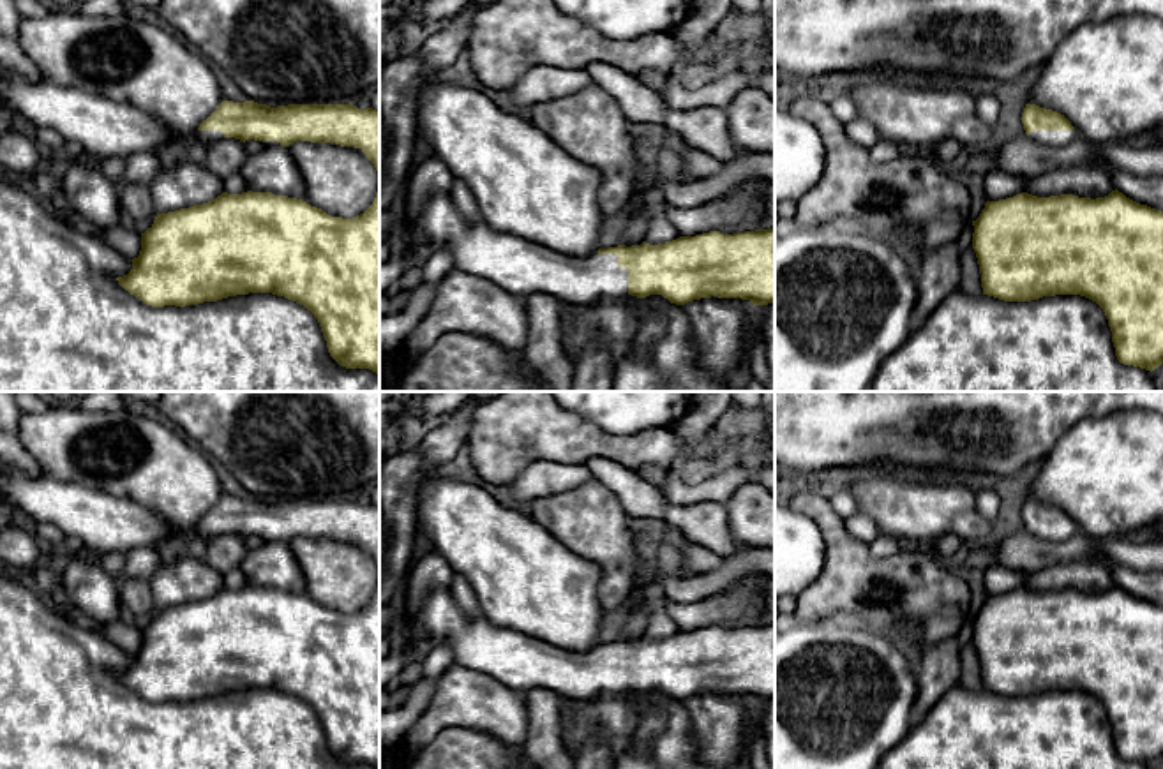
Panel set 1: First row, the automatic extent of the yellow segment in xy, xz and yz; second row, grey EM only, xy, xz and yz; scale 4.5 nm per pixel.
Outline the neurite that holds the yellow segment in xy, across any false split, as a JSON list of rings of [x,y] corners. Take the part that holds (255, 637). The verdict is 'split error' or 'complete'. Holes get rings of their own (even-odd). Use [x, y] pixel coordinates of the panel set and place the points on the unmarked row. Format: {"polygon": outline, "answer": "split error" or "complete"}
{"polygon": [[[9,467],[0,471],[0,501],[21,510],[37,524],[55,524],[64,536],[74,536],[86,549],[102,556],[141,547],[152,549],[173,536],[199,536],[210,540],[222,533],[235,533],[244,538],[254,534],[263,536],[266,541],[289,541],[295,536],[311,536],[360,543],[378,566],[378,587],[364,608],[353,614],[342,614],[332,612],[321,603],[311,601],[296,593],[252,586],[242,589],[222,587],[203,600],[157,608],[154,619],[141,628],[141,646],[132,654],[131,667],[116,672],[116,676],[125,686],[152,702],[198,700],[249,688],[284,691],[314,709],[326,735],[328,748],[339,760],[346,764],[369,764],[379,769],[379,506],[372,503],[358,504],[351,497],[270,503],[254,496],[222,496],[191,533],[173,533],[166,520],[154,510],[127,497],[115,497],[95,487],[55,478],[46,471],[39,476],[28,476]]], "answer": "split error"}

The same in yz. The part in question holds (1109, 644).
{"polygon": [[[1117,584],[1096,594],[1073,589],[1038,593],[1022,587],[987,596],[972,621],[983,690],[1004,697],[1085,691],[1103,704],[1121,758],[1151,767],[1163,758],[1161,605],[1140,600]]], "answer": "complete"}

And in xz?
{"polygon": [[[450,591],[427,593],[411,612],[404,608],[401,593],[397,607],[402,619],[388,631],[422,637],[436,647],[448,644],[454,665],[522,691],[544,688],[577,700],[628,690],[662,690],[676,700],[711,691],[750,695],[754,700],[775,697],[775,624],[709,626],[572,653],[517,630],[492,626],[484,616],[466,617]]], "answer": "split error"}

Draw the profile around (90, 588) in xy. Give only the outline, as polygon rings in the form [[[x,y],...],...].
[[[83,549],[71,556],[60,575],[69,601],[101,624],[116,621],[120,616],[118,579],[102,566],[102,554]]]

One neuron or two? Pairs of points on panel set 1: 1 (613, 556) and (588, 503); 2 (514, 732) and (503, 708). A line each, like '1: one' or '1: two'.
1: one
2: one

